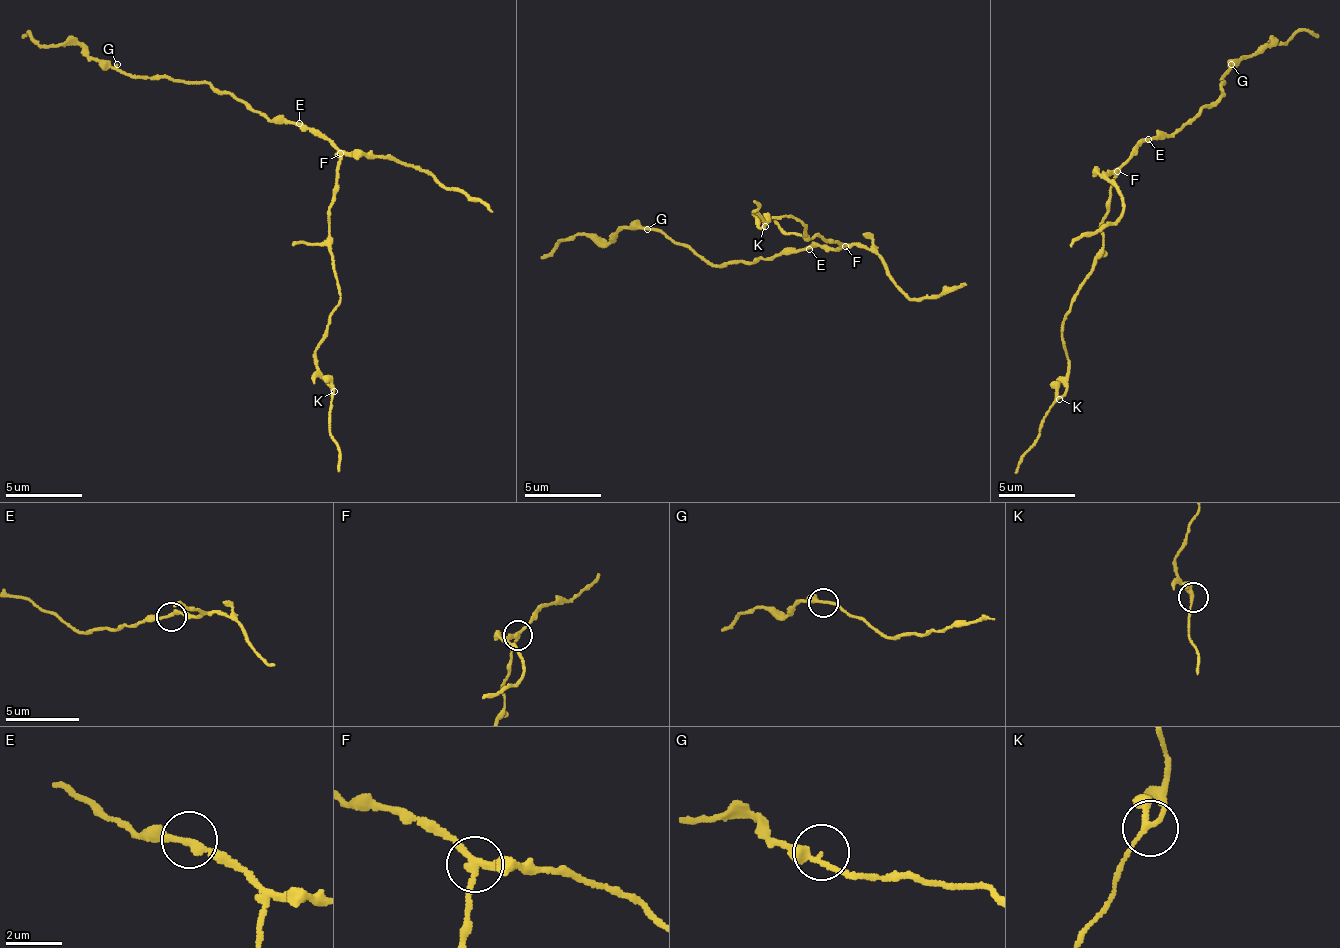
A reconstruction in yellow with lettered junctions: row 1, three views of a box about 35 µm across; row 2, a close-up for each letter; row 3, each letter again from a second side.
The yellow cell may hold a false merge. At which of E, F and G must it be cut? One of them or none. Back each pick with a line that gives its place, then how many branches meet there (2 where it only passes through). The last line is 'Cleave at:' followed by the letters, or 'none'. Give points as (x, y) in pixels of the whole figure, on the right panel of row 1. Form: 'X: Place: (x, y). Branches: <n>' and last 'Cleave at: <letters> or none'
F: Place: (1117, 171). Branches: 3
Cleave at: F

